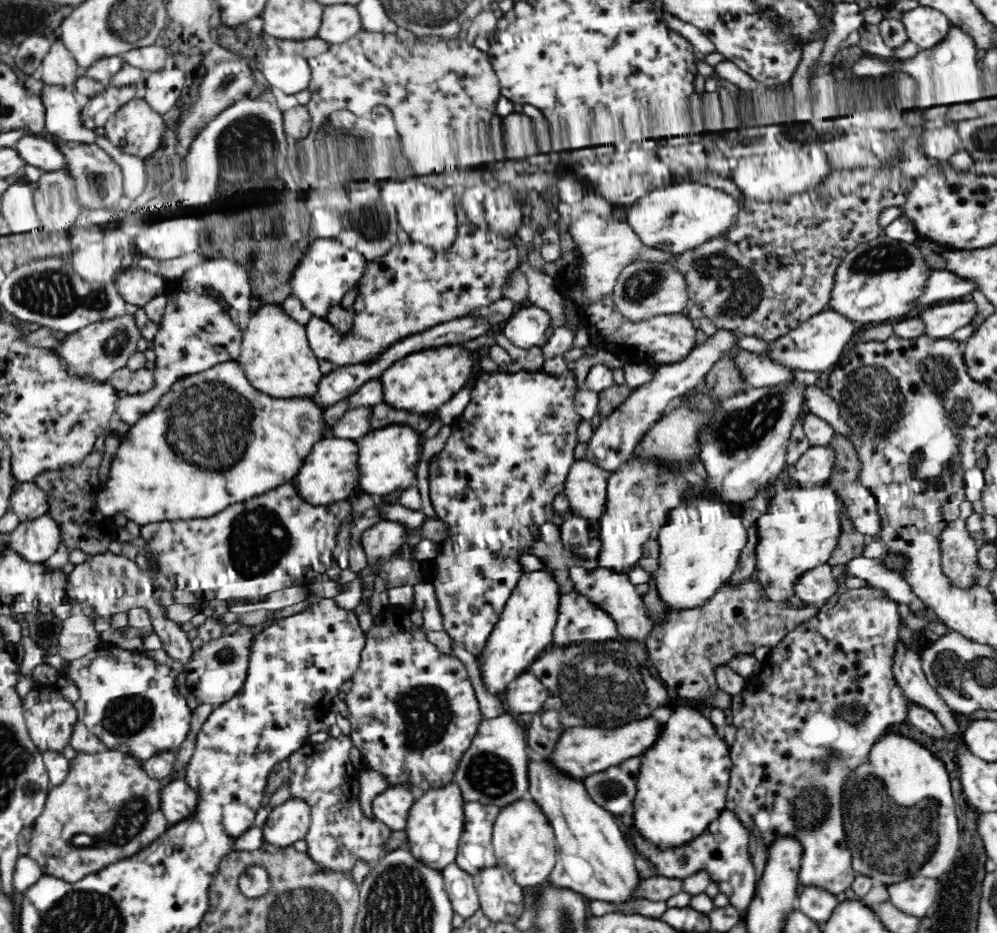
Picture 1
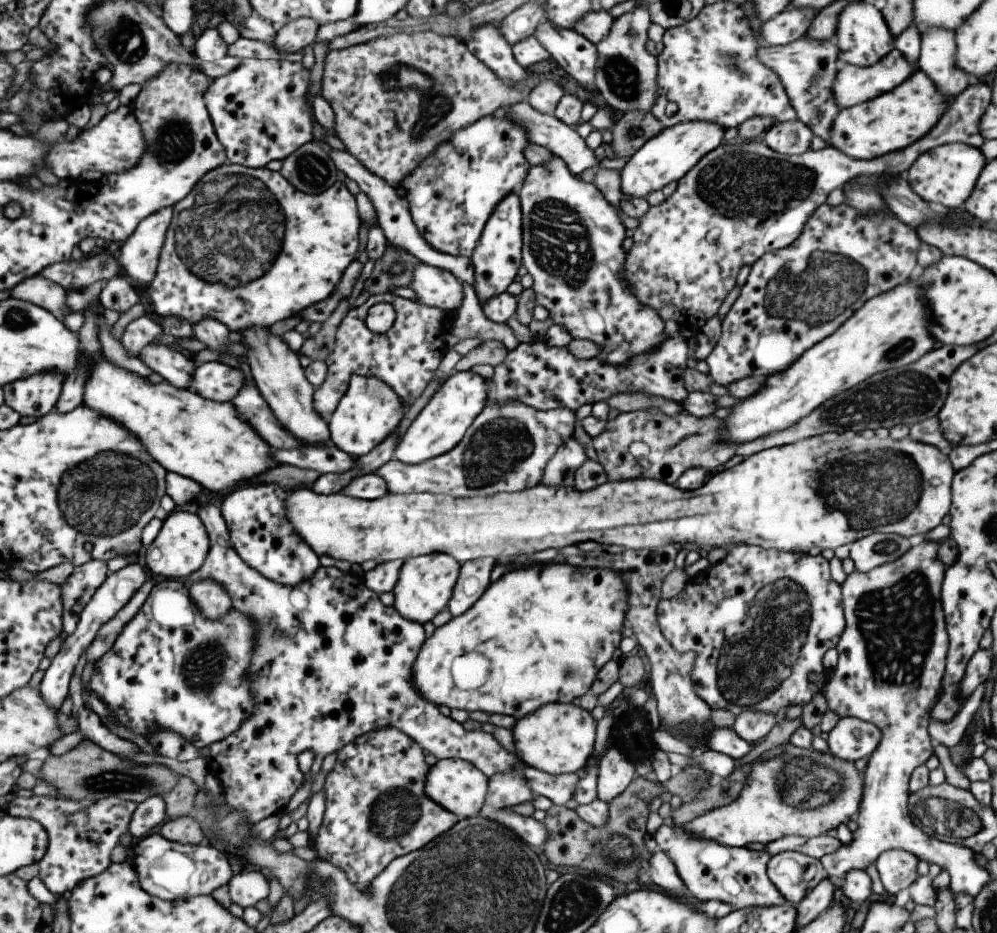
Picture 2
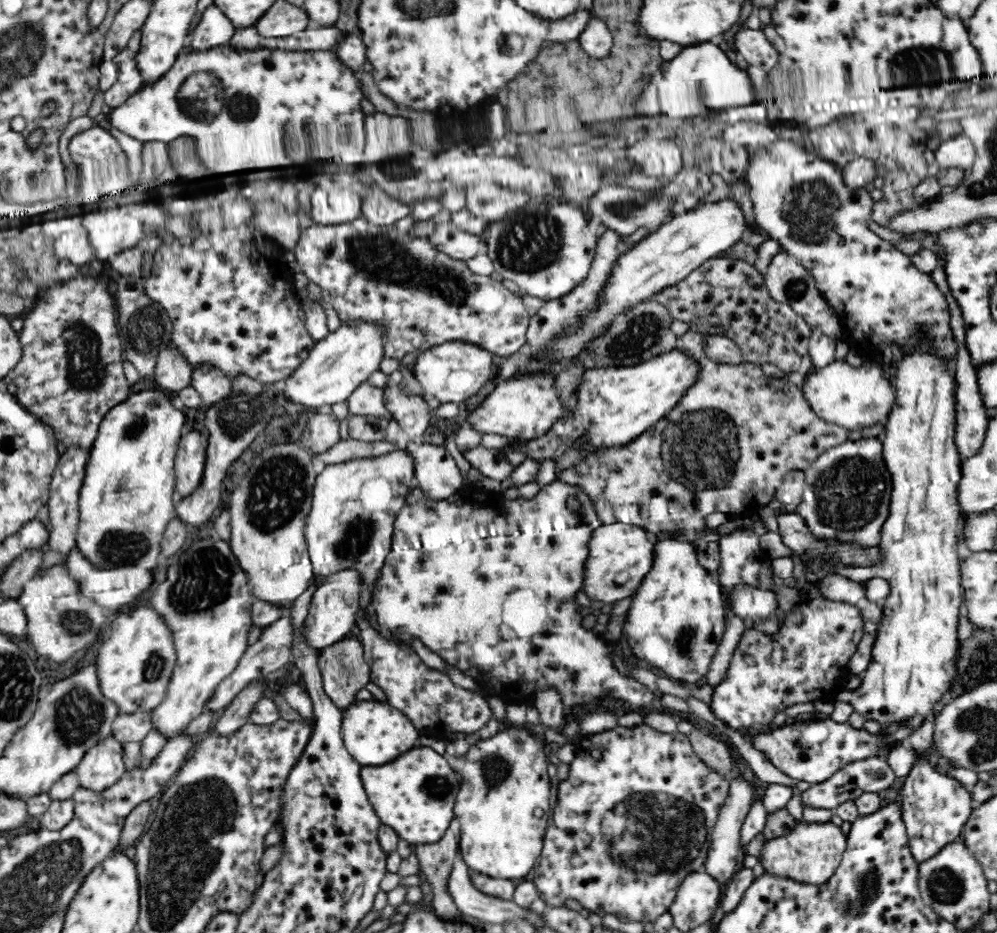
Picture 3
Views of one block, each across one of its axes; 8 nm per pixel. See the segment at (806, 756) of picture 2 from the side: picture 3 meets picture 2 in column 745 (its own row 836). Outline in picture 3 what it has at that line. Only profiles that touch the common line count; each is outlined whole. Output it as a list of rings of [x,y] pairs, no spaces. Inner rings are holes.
[[[795,819],[794,828],[788,834],[772,840],[766,839],[757,860],[764,870],[764,875],[789,878],[798,884],[822,886],[840,866],[846,848],[847,838],[832,821],[808,822],[805,819]]]

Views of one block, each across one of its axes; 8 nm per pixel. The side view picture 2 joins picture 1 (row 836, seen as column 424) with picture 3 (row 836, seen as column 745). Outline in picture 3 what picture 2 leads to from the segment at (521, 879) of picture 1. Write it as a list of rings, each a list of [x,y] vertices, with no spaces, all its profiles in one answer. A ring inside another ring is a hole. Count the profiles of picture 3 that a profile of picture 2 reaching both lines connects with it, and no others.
[[[505,724],[495,736],[472,744],[461,760],[464,765],[458,774],[460,788],[453,808],[453,820],[458,825],[458,845],[464,864],[470,872],[490,878],[515,882],[529,878],[541,857],[553,807],[548,803],[553,787],[553,780],[547,772],[548,752],[522,727]]]

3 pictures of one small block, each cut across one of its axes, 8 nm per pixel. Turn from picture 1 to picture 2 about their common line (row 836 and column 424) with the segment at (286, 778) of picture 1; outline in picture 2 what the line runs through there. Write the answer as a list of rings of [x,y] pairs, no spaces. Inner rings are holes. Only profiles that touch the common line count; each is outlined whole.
[[[389,292],[369,295],[361,306],[349,309],[337,326],[333,351],[324,361],[325,380],[313,390],[313,410],[326,420],[335,410],[353,375],[377,378],[385,386],[389,386],[393,394],[397,394],[402,405],[409,407],[432,380],[433,371],[450,348],[448,326],[454,320],[455,313],[456,310],[447,312],[421,306]],[[378,303],[388,303],[395,312],[393,325],[383,334],[369,332],[364,324],[369,306]]]

